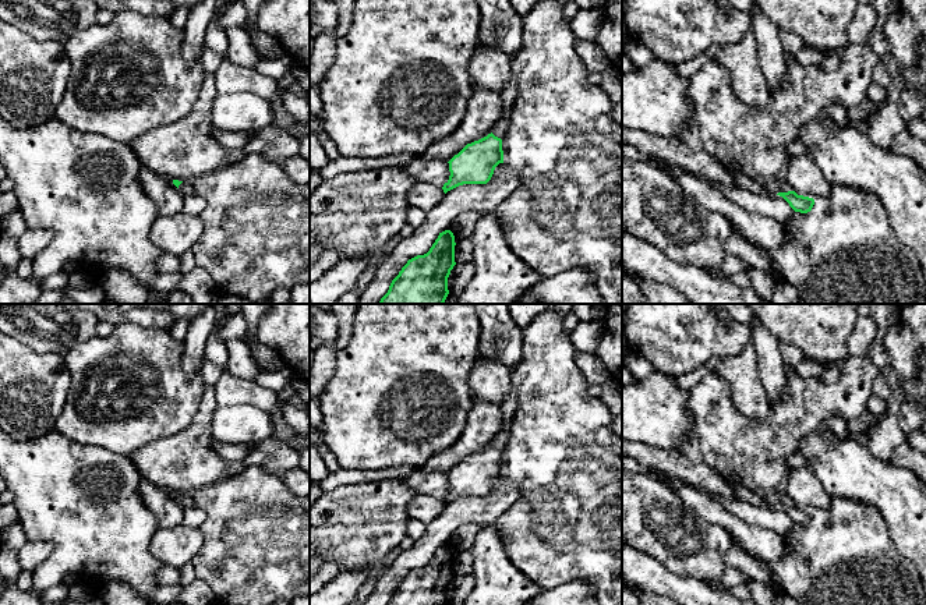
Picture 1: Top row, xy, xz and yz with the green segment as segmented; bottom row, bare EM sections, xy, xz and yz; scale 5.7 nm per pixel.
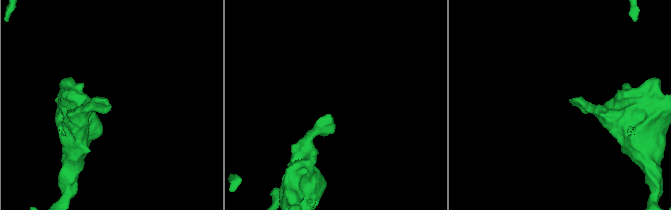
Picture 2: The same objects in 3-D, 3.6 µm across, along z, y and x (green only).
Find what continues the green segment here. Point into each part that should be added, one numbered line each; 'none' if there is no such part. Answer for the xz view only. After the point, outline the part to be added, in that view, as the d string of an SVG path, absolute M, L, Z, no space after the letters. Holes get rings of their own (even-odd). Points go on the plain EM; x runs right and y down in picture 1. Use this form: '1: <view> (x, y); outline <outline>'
1: xz (501, 439); outline M512 422L506 424L503 428L499 429L496 436L492 441L492 446L498 450L503 450L508 439L509 439L509 431L510 431Z

